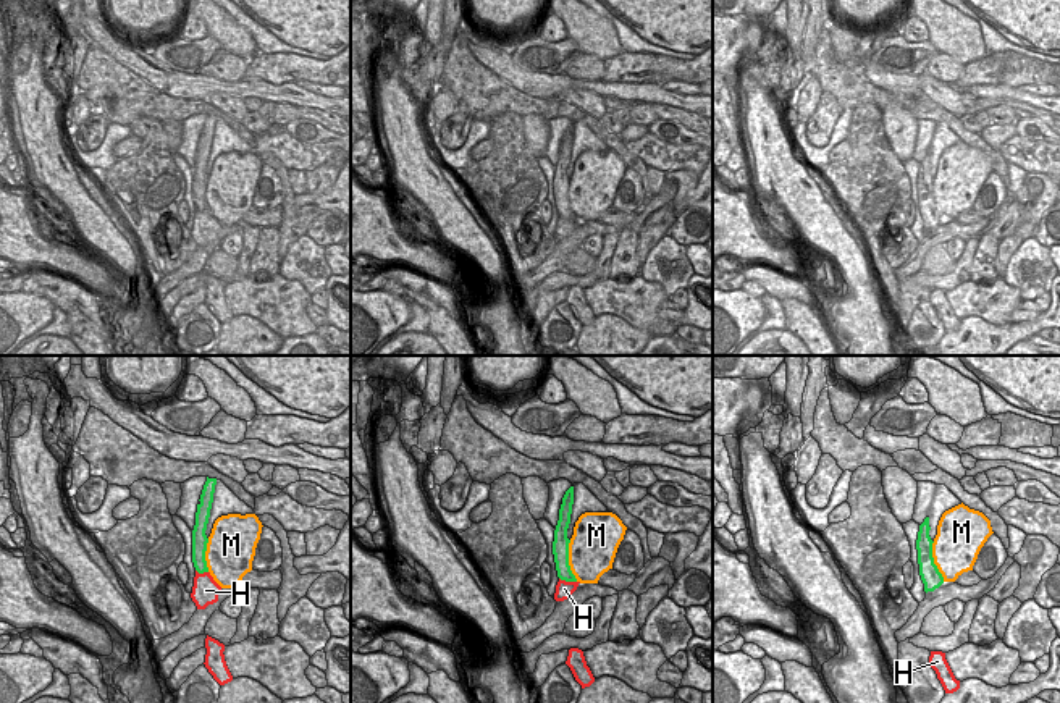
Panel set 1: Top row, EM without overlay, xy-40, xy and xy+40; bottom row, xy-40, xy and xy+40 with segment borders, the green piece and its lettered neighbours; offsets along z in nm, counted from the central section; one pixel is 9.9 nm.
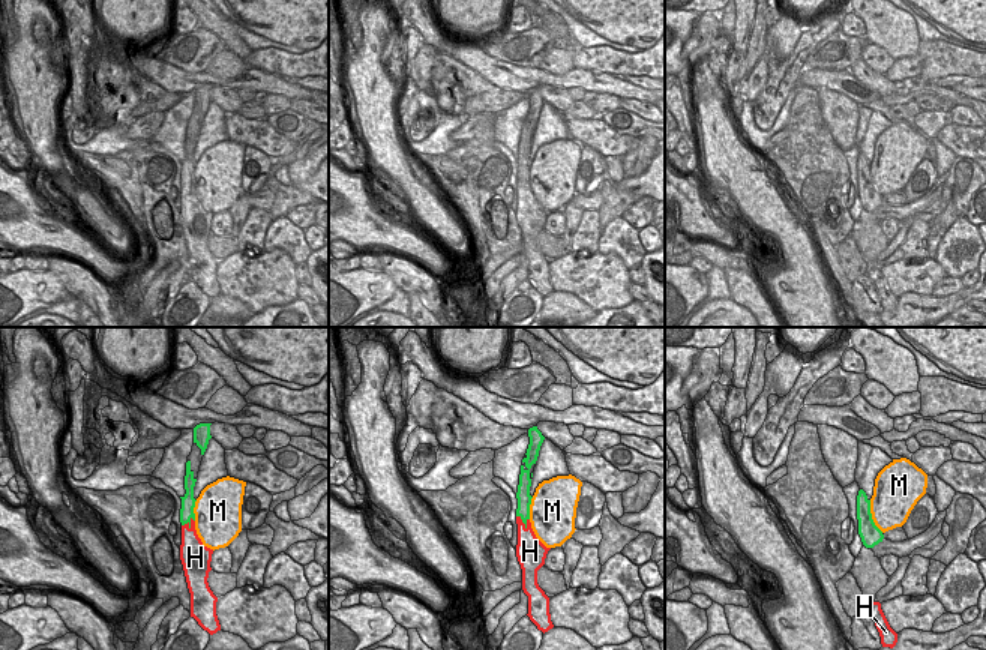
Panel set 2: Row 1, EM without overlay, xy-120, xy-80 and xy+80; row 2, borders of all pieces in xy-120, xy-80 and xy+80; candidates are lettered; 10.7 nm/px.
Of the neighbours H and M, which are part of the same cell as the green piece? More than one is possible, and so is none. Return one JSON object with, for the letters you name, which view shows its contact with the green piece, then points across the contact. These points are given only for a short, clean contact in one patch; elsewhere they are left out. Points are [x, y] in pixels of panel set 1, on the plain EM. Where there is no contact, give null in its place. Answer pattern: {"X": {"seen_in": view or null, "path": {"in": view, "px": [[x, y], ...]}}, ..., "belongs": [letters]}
{"belongs": []}

